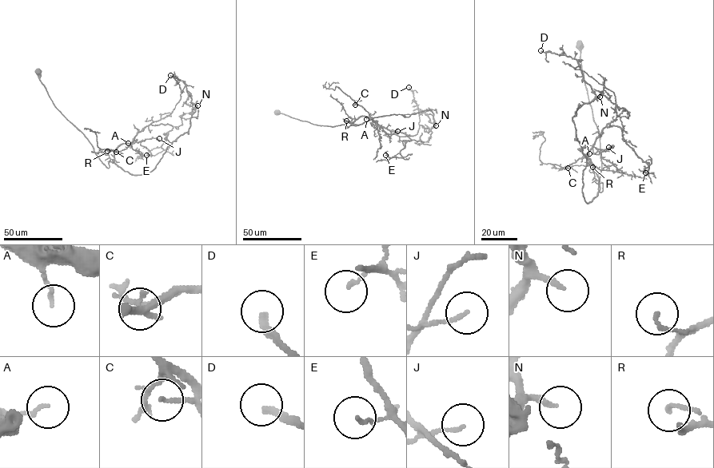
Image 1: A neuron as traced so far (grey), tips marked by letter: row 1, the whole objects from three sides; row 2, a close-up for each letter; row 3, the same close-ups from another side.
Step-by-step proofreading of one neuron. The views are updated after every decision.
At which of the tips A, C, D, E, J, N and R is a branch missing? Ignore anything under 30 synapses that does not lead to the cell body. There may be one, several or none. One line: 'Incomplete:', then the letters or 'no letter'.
Incomplete: D, N

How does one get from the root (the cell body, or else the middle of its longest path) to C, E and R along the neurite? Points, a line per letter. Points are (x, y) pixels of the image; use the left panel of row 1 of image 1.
C: (38, 72), (39, 79), (54, 106), (82, 132), (107, 168), (121, 144), (131, 144), (116, 152)
E: (38, 72), (54, 106), (107, 168), (115, 150), (146, 126), (171, 124), (163, 149), (146, 155)
R: (38, 72), (54, 106), (82, 132), (109, 168), (109, 162), (114, 160), (107, 151)

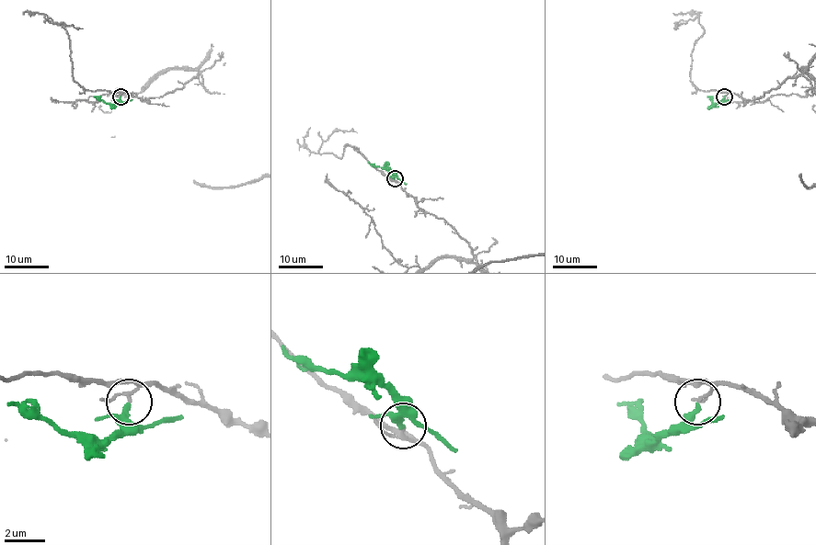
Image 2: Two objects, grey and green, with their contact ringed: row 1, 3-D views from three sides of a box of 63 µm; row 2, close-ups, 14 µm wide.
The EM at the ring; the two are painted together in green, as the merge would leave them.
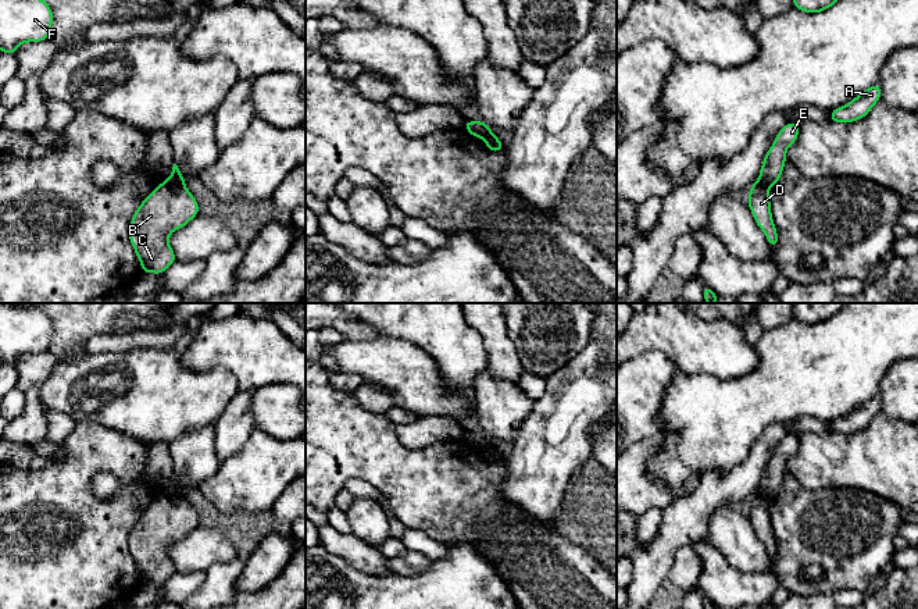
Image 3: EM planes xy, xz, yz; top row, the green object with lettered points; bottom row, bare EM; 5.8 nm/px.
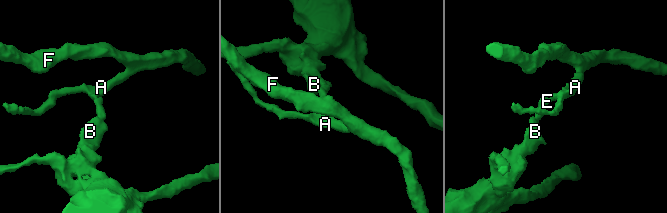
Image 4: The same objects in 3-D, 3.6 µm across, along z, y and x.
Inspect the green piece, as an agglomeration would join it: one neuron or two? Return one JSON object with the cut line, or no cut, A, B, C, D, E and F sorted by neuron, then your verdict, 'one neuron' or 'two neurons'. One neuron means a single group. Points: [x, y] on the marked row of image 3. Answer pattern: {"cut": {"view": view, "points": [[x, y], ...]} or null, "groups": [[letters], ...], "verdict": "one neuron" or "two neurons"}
{"cut": {"view": "xy", "points": [[170, 177], [182, 184]]}, "groups": [["A", "E", "F"], ["B", "C", "D"]], "verdict": "two neurons"}

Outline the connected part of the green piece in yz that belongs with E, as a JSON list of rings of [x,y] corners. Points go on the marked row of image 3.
[[[787,122],[779,131],[762,161],[758,184],[771,188],[779,181],[786,161],[786,149],[796,142],[797,136],[799,125],[794,122]]]

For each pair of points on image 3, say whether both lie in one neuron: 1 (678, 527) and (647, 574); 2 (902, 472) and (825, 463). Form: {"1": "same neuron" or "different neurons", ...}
{"1": "same neuron", "2": "same neuron"}

